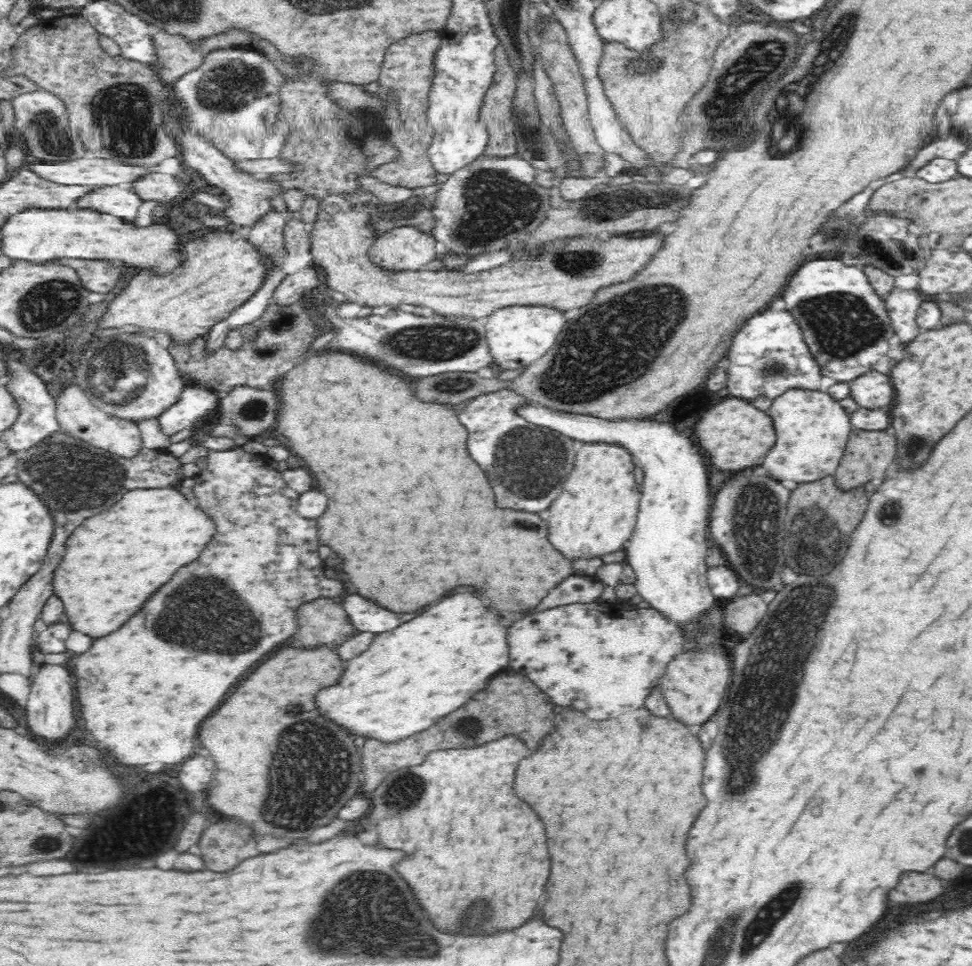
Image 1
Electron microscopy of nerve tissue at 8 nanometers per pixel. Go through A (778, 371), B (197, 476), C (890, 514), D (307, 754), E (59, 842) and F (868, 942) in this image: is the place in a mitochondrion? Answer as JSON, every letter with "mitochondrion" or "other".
{"A":"mitochondrion","B":"other","C":"other","D":"mitochondrion","E":"mitochondrion","F":"other"}

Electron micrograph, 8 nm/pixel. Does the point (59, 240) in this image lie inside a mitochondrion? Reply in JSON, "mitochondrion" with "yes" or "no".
{"mitochondrion":"no"}

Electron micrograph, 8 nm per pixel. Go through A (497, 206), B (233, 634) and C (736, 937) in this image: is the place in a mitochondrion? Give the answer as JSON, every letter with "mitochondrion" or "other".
{"A":"mitochondrion","B":"mitochondrion","C":"mitochondrion"}

